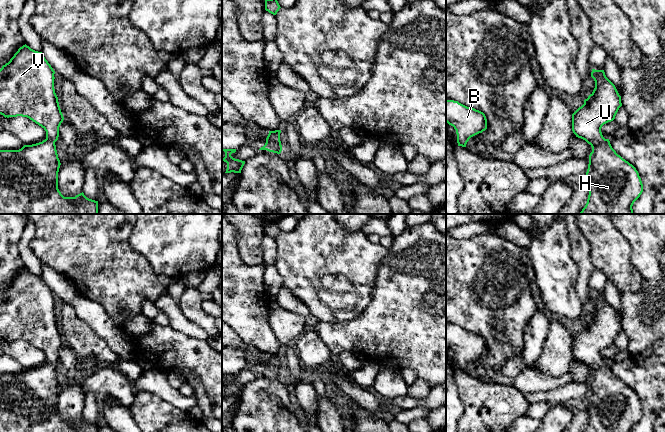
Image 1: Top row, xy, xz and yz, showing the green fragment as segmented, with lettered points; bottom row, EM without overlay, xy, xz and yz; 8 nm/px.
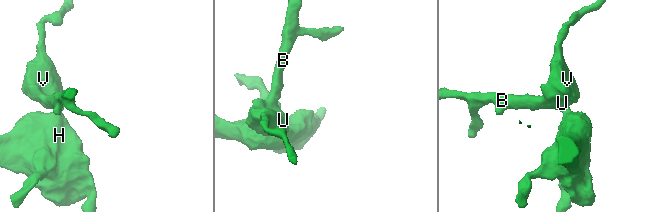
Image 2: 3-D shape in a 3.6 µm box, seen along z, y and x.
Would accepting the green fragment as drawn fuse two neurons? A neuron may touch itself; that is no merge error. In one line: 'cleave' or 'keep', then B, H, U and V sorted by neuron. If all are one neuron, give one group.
keep; groups B H U V

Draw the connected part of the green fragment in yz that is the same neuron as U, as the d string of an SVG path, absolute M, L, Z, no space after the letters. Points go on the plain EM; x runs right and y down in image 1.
M592 293L591 301L595 305L593 316L584 324L584 328L572 338L573 357L592 371L585 399L586 405L589 407L589 419L584 432L632 432L643 416L639 397L632 388L616 377L609 363L605 363L601 356L604 348L615 343L622 330L621 320L615 309L606 301L604 294Z

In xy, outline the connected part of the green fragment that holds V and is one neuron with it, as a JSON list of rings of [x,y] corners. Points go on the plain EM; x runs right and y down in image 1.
[[[26,268],[0,293],[0,338],[5,342],[27,341],[46,355],[46,363],[42,366],[24,369],[19,374],[0,374],[0,432],[98,432],[98,425],[87,422],[83,416],[75,421],[64,421],[58,413],[61,387],[55,366],[64,341],[54,313],[54,298],[55,295],[42,276],[35,275]]]

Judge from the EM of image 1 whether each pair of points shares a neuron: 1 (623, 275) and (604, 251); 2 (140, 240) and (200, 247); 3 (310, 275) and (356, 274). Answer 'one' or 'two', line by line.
1: one
2: one
3: one

